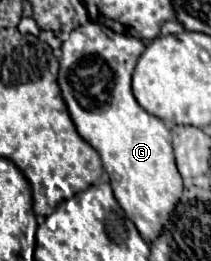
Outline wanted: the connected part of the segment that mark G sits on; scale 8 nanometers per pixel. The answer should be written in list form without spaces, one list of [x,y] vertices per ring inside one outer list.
[[[86,23],[74,29],[70,37],[62,43],[58,85],[78,135],[98,151],[102,165],[110,175],[110,185],[118,205],[124,209],[128,219],[132,219],[132,223],[138,227],[144,241],[150,243],[150,239],[160,235],[164,223],[168,221],[168,215],[172,215],[172,207],[176,207],[176,199],[180,199],[182,177],[176,169],[170,131],[158,117],[146,113],[132,95],[130,79],[144,47],[146,45],[140,39],[118,35],[112,29],[98,23]]]

